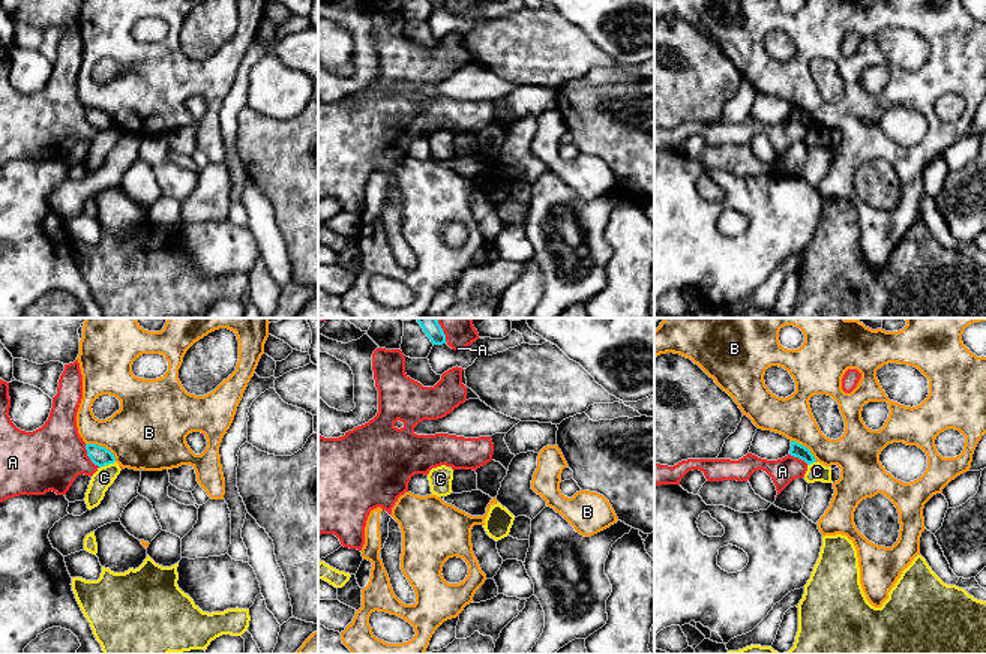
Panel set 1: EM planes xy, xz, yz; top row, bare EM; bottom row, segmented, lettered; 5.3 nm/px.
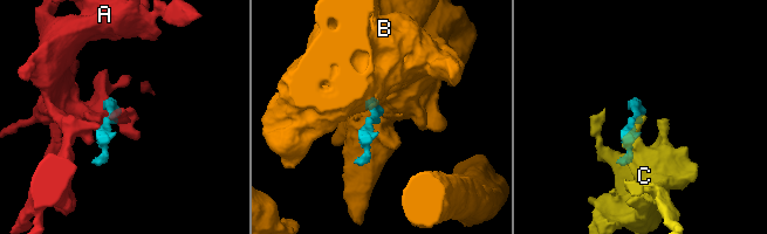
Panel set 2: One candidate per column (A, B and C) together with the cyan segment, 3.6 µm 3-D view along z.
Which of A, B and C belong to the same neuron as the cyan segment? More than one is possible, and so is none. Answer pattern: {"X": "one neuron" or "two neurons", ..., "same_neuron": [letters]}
{"A": "two neurons", "B": "two neurons", "C": "two neurons", "same_neuron": []}

